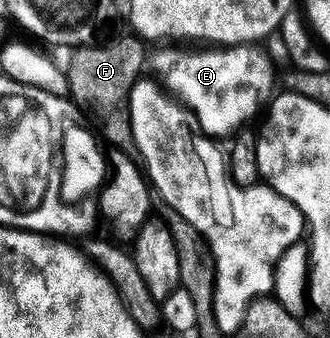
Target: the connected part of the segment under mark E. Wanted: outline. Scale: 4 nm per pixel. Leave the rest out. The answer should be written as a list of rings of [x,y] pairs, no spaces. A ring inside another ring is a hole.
[[[213,44],[208,48],[189,48],[193,50],[157,48],[151,54],[151,70],[153,66],[154,72],[158,74],[154,75],[162,87],[189,111],[195,122],[197,118],[196,125],[204,133],[217,140],[228,139],[248,127],[245,125],[257,113],[262,113],[267,99],[274,93],[273,62],[261,48],[257,44]]]

